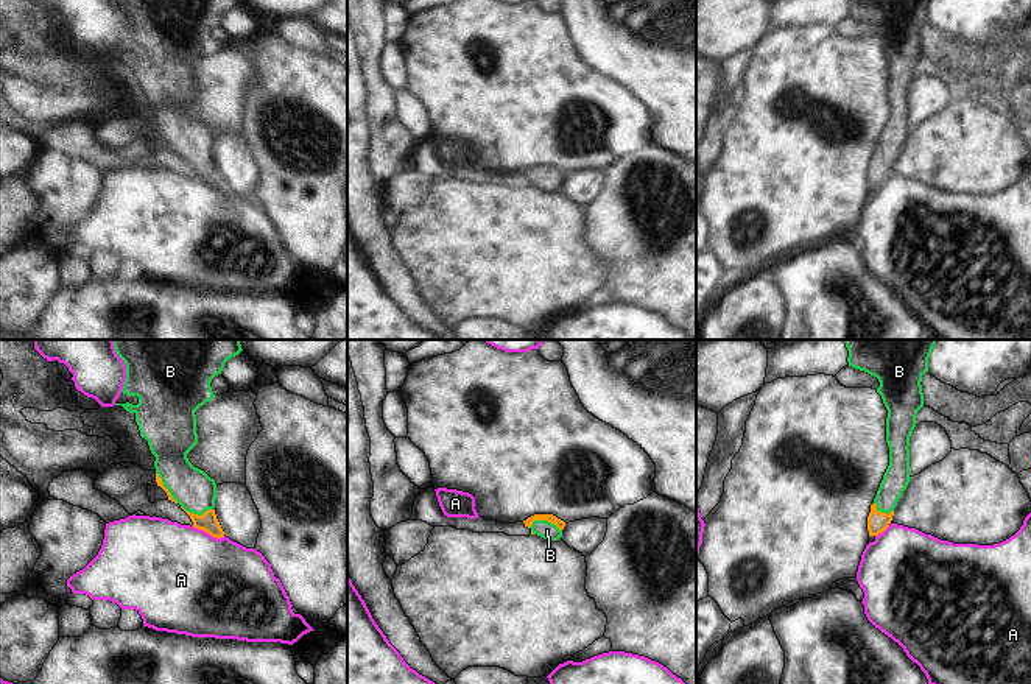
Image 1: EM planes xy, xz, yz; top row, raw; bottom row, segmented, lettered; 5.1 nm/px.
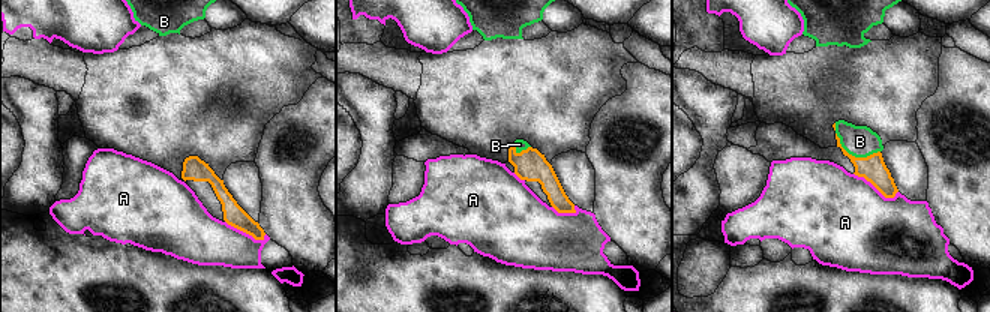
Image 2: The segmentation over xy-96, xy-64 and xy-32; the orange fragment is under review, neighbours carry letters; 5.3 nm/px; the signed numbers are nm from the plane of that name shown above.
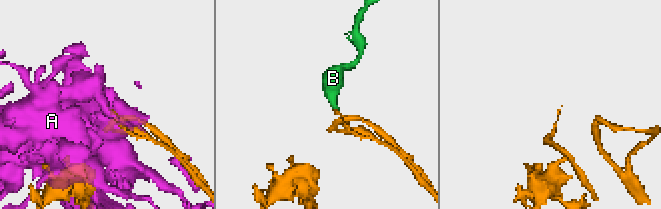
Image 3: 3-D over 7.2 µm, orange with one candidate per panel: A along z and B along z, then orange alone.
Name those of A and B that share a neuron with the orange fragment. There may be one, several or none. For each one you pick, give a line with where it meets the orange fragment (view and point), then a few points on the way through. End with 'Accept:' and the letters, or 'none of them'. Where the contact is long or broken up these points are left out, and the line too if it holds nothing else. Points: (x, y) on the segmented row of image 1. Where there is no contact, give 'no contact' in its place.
B: meets orange in xz at (545, 519); runs through xz (548, 518), (545, 519), (547, 530)
Accept: B

